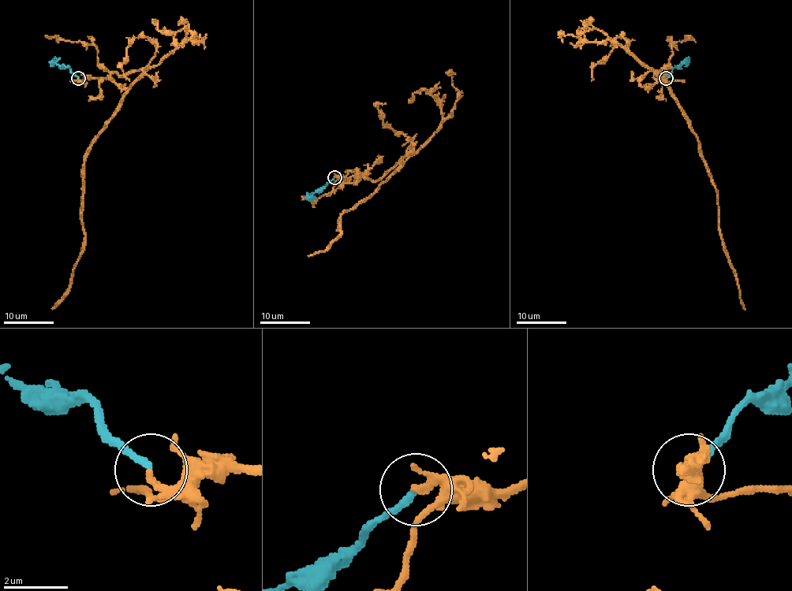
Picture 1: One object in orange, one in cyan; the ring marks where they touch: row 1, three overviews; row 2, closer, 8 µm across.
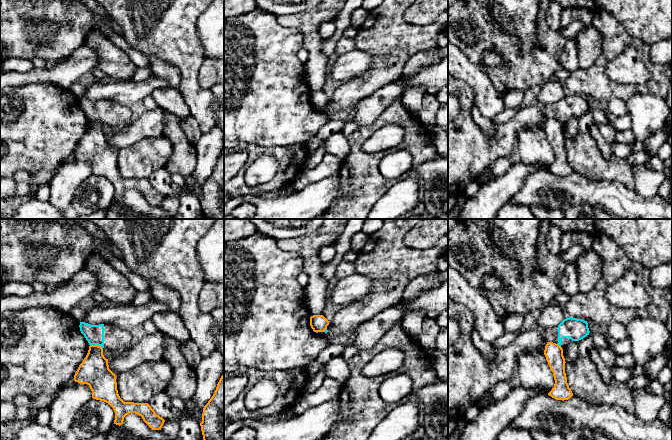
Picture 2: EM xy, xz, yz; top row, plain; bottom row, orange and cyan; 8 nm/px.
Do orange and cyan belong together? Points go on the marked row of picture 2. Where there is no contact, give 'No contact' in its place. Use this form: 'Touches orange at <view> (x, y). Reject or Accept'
Touches orange at xy (96, 345). Reject

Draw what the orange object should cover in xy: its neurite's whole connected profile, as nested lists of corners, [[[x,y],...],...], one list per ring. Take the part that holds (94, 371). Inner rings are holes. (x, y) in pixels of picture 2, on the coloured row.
[[[90,345],[88,353],[79,365],[74,381],[87,384],[92,391],[92,398],[108,403],[115,412],[114,424],[122,425],[124,417],[135,413],[152,430],[161,430],[165,420],[157,415],[148,403],[124,402],[117,390],[116,375],[109,369],[108,359],[103,355],[103,348]]]

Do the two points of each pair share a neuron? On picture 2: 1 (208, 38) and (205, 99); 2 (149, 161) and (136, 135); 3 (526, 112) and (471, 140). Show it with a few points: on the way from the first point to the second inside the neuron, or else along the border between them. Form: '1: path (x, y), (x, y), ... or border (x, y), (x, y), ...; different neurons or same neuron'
1: border (197, 35), (205, 57); different neurons
2: border (161, 135), (142, 138), (117, 151); different neurons
3: path (513, 126), (493, 148), (485, 148); same neuron

